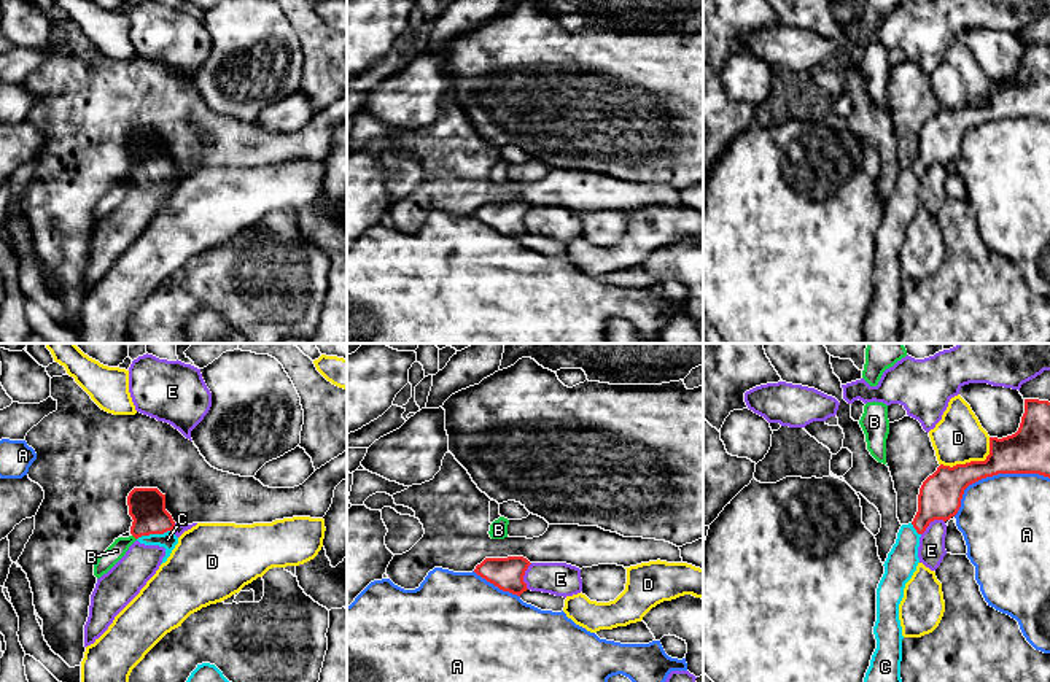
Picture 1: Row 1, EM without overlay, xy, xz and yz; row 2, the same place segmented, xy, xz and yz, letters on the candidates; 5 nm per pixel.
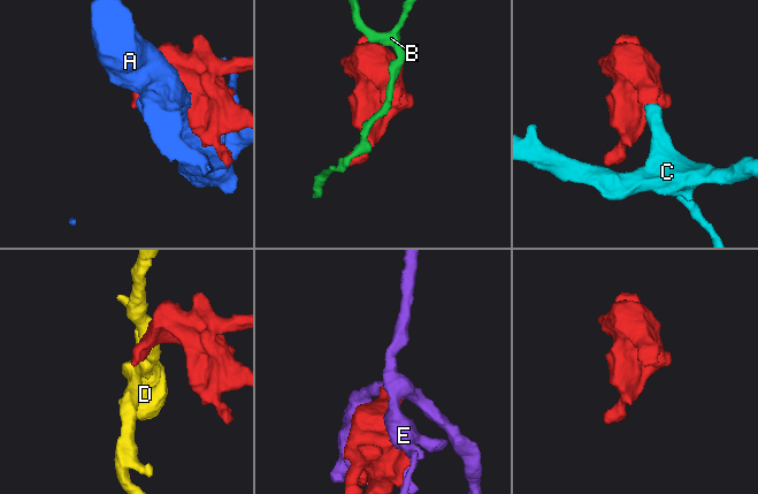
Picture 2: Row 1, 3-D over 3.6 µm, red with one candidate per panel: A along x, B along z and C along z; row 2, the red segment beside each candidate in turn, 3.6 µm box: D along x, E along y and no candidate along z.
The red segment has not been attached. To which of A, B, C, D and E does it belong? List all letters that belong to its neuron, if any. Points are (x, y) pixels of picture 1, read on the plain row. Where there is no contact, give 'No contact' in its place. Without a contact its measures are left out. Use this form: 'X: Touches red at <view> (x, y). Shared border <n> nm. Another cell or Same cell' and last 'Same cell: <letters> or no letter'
A: Touches red at yz (993, 118). Shared border 500 nm. Another cell
B: Touches red at xy (134, 180). Shared border 40 nm. Another cell
C: Touches red at xy (155, 177). Shared border 190 nm. Same cell
D: Touches red at yz (972, 105). Shared border 300 nm. Another cell
E: Touches red at xz (524, 218). Shared border 140 nm. Another cell
Same cell: C

